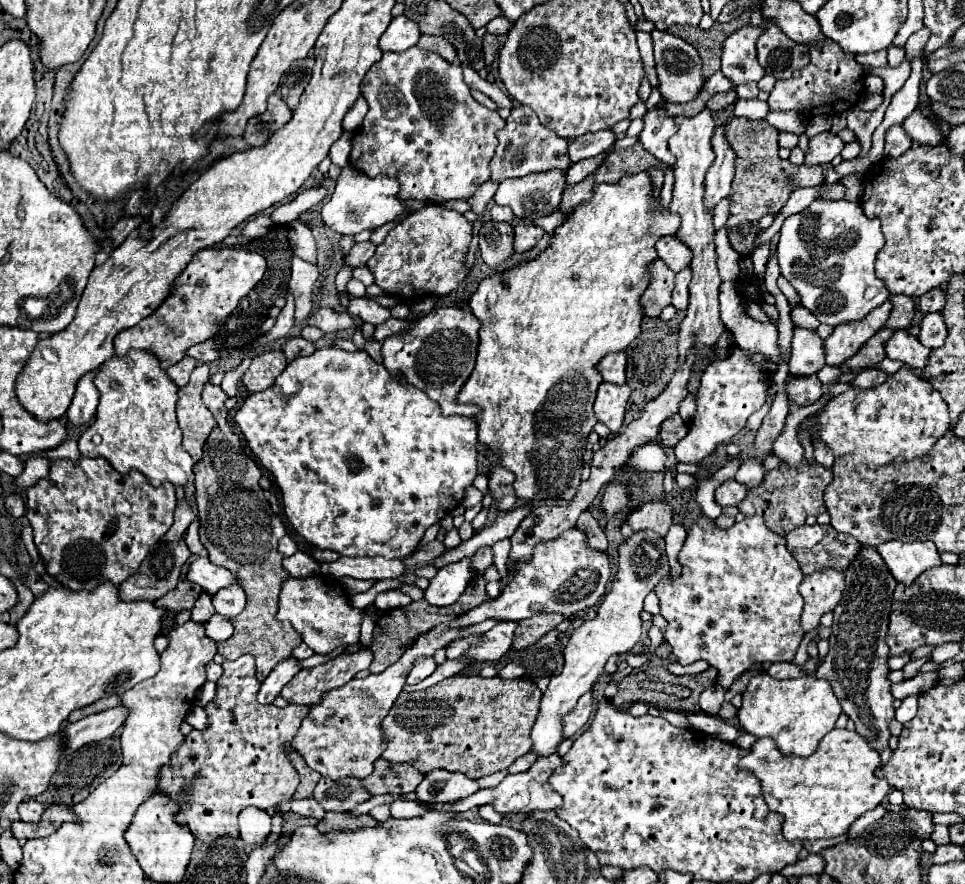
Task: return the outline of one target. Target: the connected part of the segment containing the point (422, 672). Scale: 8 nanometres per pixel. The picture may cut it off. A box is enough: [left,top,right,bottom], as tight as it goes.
[406,658,436,686]

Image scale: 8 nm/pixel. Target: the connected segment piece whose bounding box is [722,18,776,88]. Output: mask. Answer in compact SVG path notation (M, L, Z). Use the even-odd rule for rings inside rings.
M764 18L762 26L744 26L732 32L722 46L722 74L732 82L732 86L740 86L744 82L758 82L764 76L764 68L756 58L756 40L770 26L776 24L770 18Z

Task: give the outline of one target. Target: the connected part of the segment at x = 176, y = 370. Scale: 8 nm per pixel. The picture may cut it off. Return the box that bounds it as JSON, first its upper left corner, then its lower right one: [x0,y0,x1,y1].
[166,358,198,388]

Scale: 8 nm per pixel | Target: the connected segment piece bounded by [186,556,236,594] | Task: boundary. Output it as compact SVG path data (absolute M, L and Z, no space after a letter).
M200 556L190 564L190 568L186 572L186 580L192 584L198 584L208 594L214 594L216 590L236 582L236 576L232 576L230 570L216 566L208 558Z

